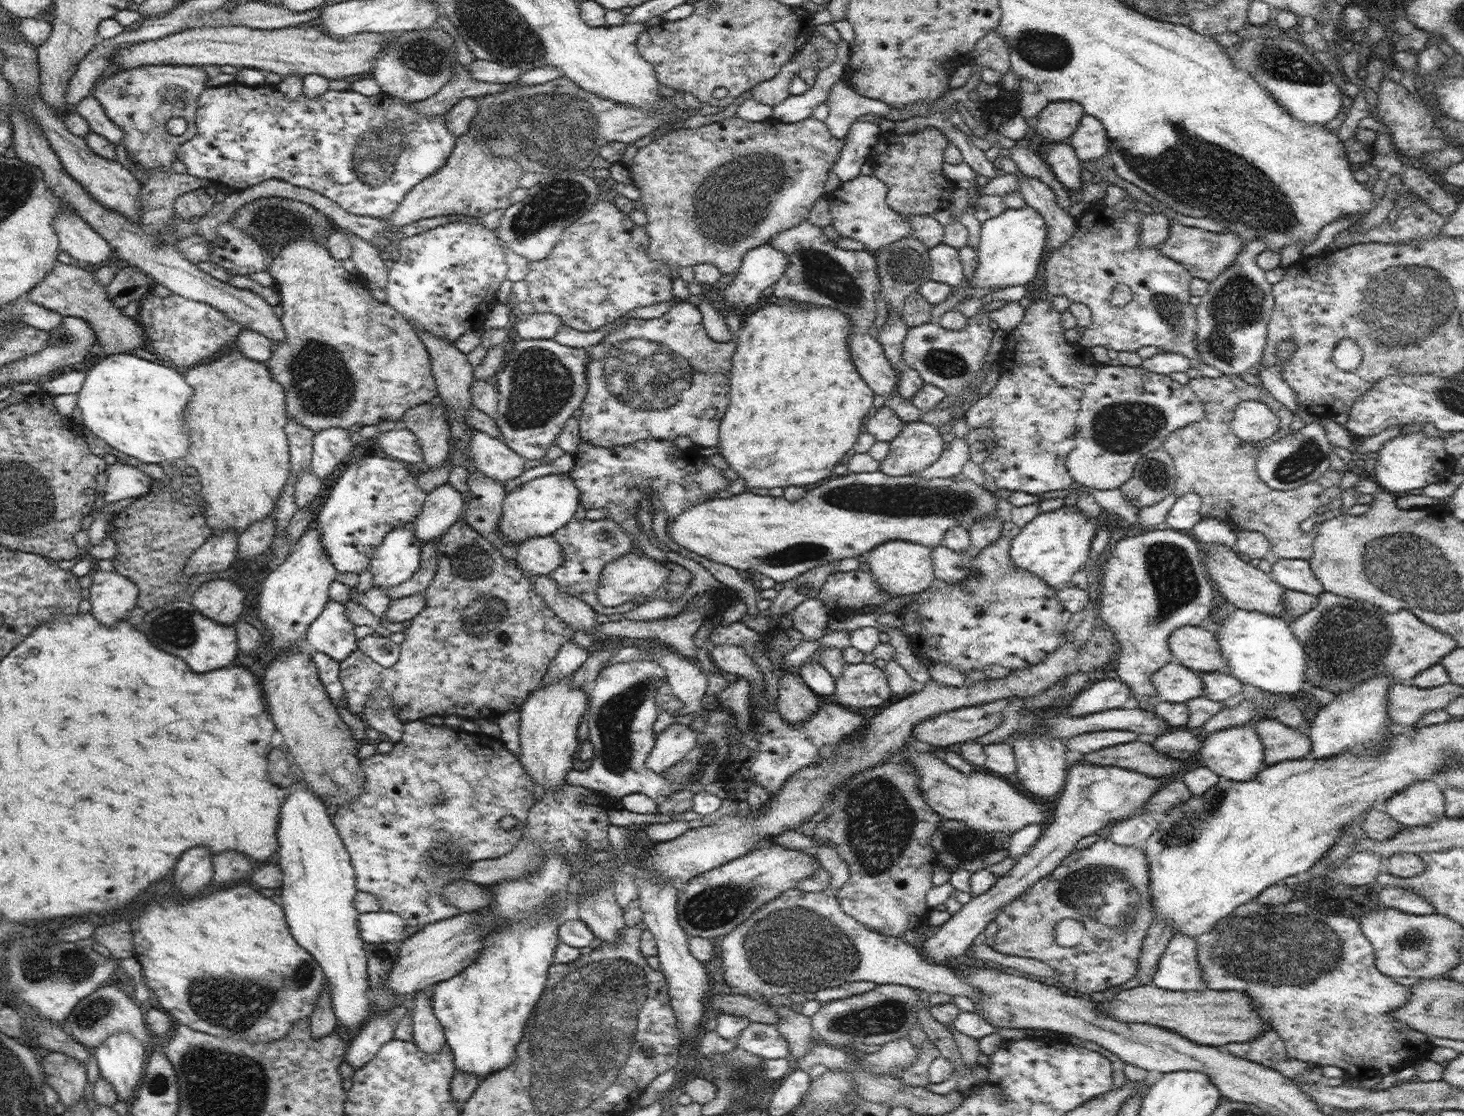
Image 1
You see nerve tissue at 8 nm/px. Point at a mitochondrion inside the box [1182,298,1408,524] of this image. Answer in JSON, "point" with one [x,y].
{"point":[1299,464]}

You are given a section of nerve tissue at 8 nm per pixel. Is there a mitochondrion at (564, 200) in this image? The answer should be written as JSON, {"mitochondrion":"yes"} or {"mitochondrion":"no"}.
{"mitochondrion":"yes"}

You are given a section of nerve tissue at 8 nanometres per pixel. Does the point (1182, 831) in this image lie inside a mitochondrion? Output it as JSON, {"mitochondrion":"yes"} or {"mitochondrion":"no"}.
{"mitochondrion":"yes"}

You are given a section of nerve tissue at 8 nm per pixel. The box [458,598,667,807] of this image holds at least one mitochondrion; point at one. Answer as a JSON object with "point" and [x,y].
{"point":[614,720]}

